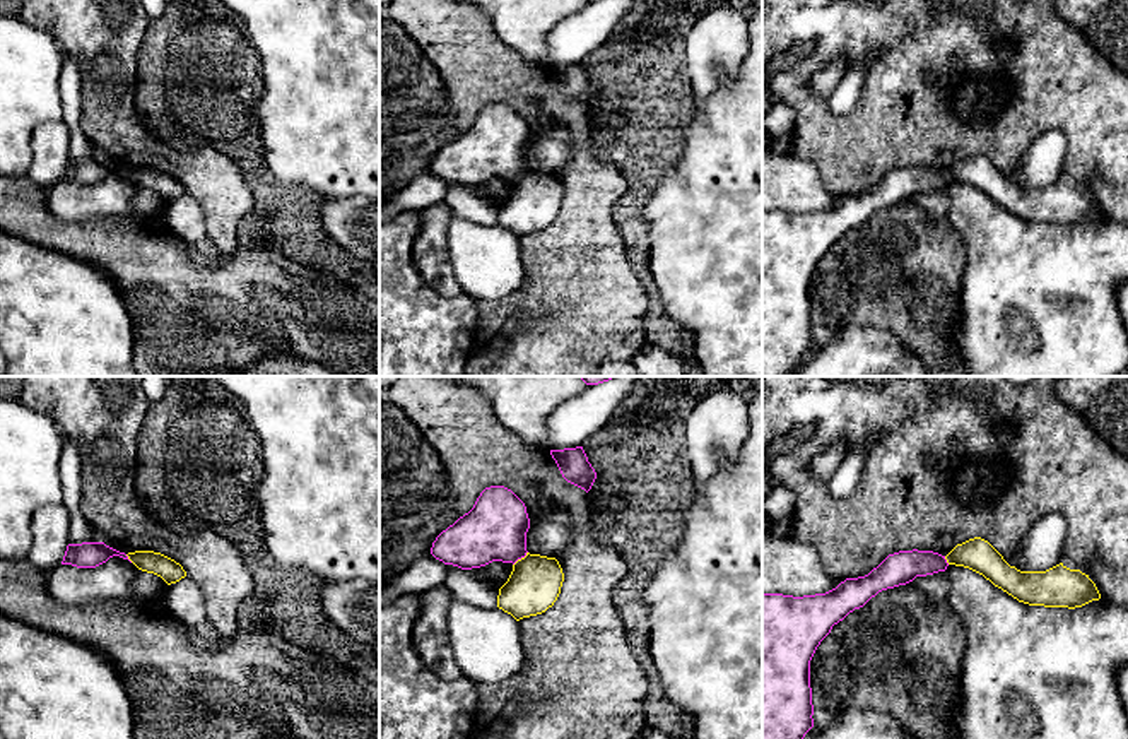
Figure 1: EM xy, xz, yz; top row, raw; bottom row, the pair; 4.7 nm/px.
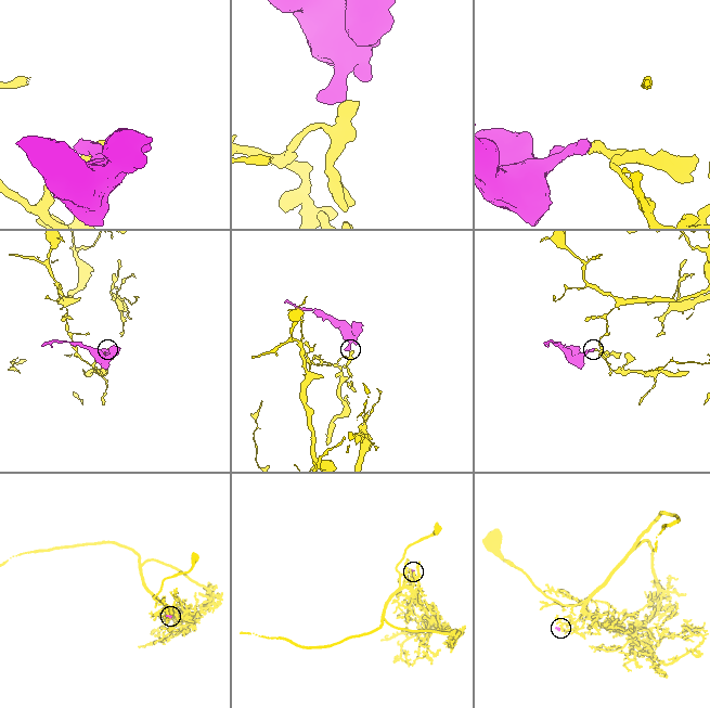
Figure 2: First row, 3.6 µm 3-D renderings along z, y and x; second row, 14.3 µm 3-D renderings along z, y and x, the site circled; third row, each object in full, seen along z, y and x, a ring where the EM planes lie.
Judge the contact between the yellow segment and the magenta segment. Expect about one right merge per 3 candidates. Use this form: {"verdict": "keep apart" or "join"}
{"verdict": "keep apart"}

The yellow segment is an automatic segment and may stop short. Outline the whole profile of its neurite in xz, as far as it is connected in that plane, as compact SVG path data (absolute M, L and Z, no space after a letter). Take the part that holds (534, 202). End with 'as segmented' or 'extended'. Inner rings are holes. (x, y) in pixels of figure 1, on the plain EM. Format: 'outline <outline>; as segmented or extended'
outline M526 169L499 205L497 224L516 238L545 229L561 210L564 190L555 174Z; as segmented

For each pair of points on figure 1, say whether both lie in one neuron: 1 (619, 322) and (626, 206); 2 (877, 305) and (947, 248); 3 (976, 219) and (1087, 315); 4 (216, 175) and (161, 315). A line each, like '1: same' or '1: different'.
1: different
2: same
3: same
4: different

